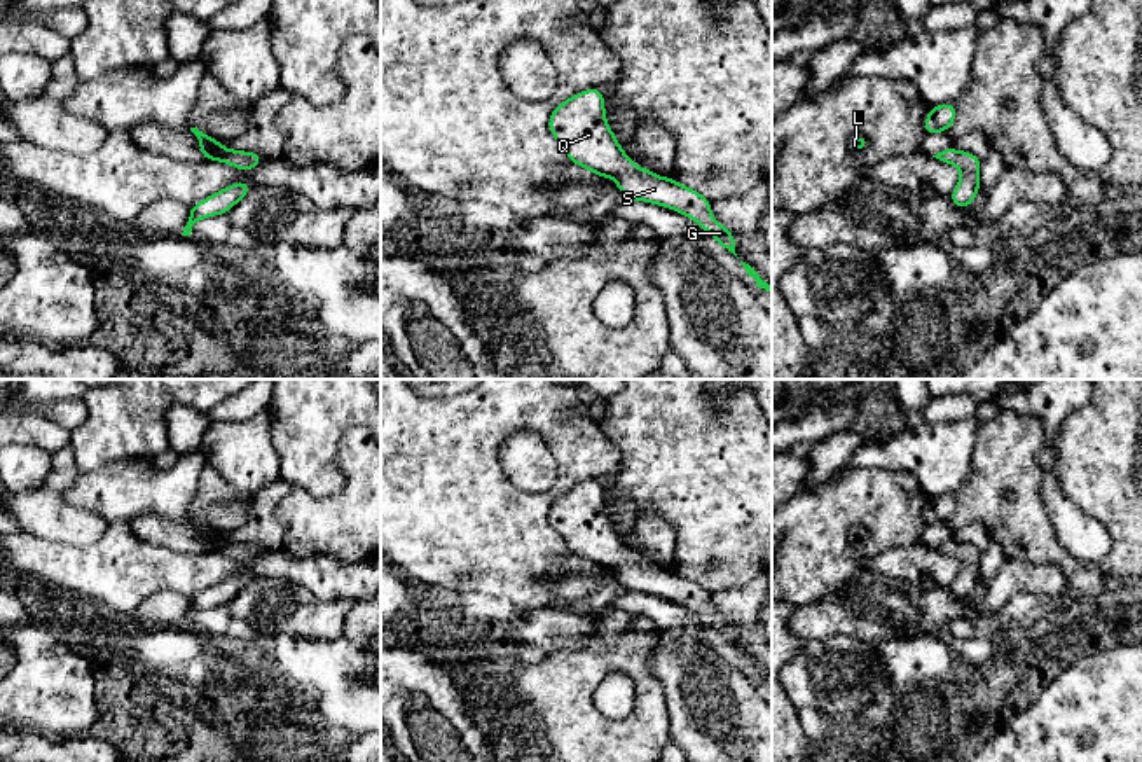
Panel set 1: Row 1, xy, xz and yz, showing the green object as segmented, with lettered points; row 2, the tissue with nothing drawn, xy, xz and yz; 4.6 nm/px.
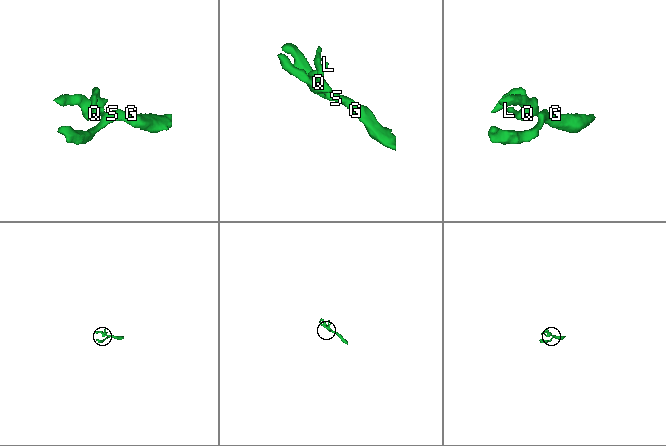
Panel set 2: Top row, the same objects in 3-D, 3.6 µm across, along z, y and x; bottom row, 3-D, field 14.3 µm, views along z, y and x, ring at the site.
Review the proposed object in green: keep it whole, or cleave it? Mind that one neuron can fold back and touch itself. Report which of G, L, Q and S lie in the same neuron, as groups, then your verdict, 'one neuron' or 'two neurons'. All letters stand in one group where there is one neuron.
G L Q S | one neuron

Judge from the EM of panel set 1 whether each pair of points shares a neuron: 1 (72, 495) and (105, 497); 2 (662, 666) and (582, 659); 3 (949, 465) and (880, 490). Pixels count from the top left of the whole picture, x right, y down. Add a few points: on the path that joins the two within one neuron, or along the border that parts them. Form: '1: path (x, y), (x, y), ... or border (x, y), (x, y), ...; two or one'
1: path (81, 495), (96, 497); one
2: border (659, 631), (659, 642), (652, 651), (648, 670); two
3: border (873, 467), (907, 472), (929, 498); two

